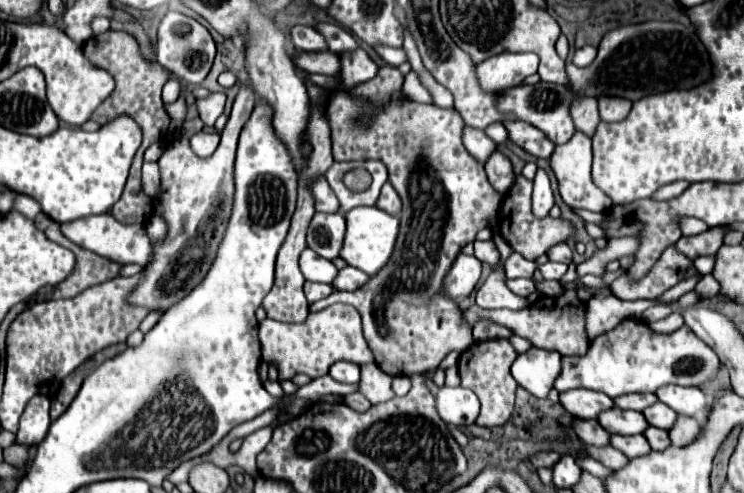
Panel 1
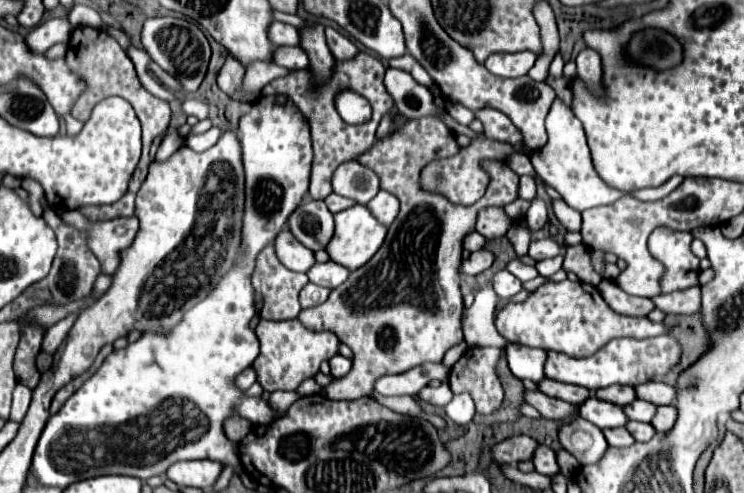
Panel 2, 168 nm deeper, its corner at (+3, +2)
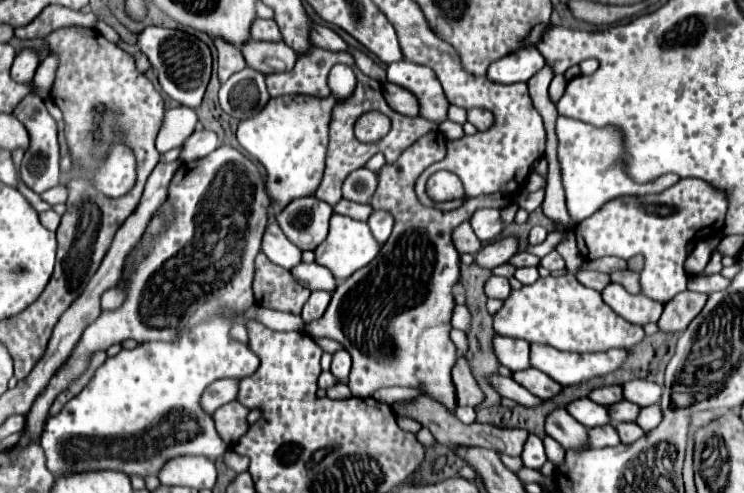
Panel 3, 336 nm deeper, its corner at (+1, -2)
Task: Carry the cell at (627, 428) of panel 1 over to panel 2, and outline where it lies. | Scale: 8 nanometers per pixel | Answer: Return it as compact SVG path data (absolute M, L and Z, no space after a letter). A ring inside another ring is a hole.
M597 397L587 399L587 403L583 403L579 407L579 413L583 419L591 421L599 429L615 429L615 427L625 427L629 423L623 407L619 407L615 403L601 401Z

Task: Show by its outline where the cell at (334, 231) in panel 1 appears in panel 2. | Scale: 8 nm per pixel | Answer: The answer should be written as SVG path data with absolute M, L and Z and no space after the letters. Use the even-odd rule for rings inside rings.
M307 201L301 203L289 217L291 233L311 251L319 251L327 247L331 241L335 223L333 213L327 209L323 201Z

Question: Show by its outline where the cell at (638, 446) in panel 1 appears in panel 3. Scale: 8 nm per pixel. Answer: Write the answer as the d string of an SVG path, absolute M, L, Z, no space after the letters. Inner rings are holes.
M609 423L609 427L591 427L589 429L589 443L593 443L593 449L597 449L597 447L613 447L621 441L619 441L615 427Z

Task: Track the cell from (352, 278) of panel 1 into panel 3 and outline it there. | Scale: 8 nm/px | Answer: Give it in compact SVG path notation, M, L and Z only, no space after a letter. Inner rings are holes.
M299 263L297 267L293 267L291 275L303 285L309 287L311 291L315 289L325 289L325 291L333 291L337 281L331 275L329 269L317 265L317 263Z

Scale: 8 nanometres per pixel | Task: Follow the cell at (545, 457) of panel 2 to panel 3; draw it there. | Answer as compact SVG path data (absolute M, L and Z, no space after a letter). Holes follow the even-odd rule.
M529 435L527 437L523 453L521 453L521 459L523 459L523 465L529 467L529 469L541 469L543 467L547 457L545 457L543 443L541 443L541 439L537 435Z

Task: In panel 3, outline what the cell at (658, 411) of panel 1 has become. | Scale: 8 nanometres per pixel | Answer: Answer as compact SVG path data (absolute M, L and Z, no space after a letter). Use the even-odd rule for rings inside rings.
M621 399L621 403L613 403L613 407L609 407L609 417L613 419L613 425L621 423L621 421L635 421L637 413L639 413L639 405L625 401L625 399Z

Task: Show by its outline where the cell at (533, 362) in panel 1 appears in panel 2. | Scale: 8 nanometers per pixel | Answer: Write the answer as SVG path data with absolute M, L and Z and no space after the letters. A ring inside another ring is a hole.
M511 343L511 345L507 345L505 353L507 353L509 369L517 379L529 379L533 383L543 381L547 351L525 347L519 343Z

